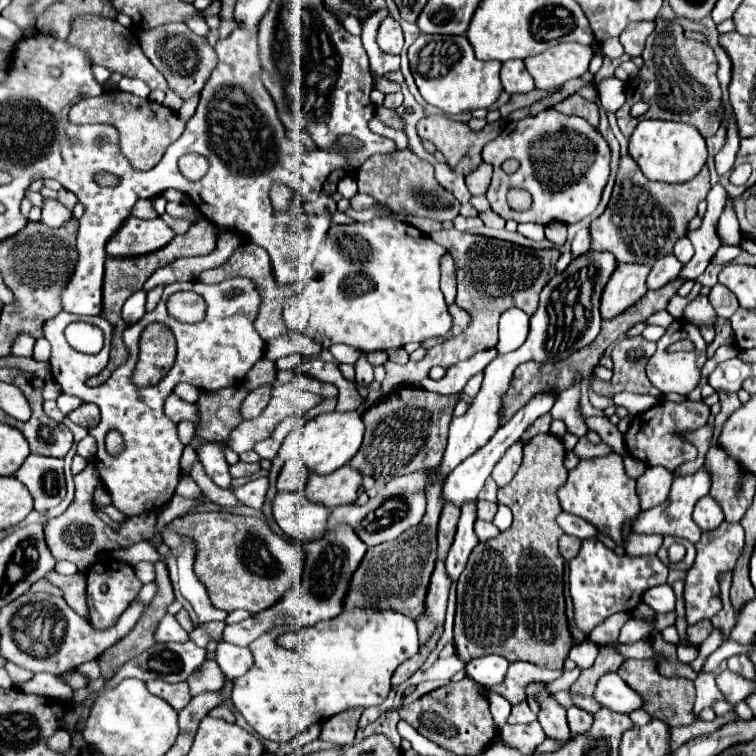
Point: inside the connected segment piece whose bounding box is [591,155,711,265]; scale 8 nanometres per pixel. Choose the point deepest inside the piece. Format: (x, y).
(644, 219)

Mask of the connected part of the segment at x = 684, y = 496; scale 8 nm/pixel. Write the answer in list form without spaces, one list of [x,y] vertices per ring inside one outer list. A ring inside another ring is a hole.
[[[703,467],[695,475],[675,477],[669,499],[665,503],[661,503],[661,505],[649,509],[649,511],[643,511],[639,515],[639,519],[635,521],[635,525],[633,525],[635,531],[637,533],[657,533],[657,535],[663,535],[663,537],[671,535],[671,537],[681,537],[681,539],[687,539],[691,543],[697,543],[699,537],[701,537],[701,529],[695,525],[691,513],[693,513],[695,503],[709,493],[709,487],[711,487],[709,475],[707,475],[707,471]]]

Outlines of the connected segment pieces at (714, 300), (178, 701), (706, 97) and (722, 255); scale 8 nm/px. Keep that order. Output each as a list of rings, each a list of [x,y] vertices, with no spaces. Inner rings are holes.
[[[717,283],[715,287],[711,287],[709,303],[713,305],[715,313],[717,313],[719,317],[725,317],[725,319],[729,319],[729,317],[735,313],[735,309],[737,309],[737,299],[735,299],[735,295],[731,295],[729,289],[725,289],[721,283]]]
[[[155,679],[155,681],[147,681],[147,689],[149,689],[153,695],[165,699],[175,711],[185,709],[185,707],[189,705],[189,701],[191,701],[191,693],[189,693],[189,689],[187,689],[187,683],[175,683],[175,685],[173,685],[173,683]]]
[[[657,21],[657,27],[653,35],[647,39],[647,45],[643,49],[643,61],[645,65],[641,67],[639,77],[627,81],[627,101],[625,105],[617,111],[617,121],[619,129],[625,137],[631,137],[633,129],[641,121],[641,117],[647,119],[669,119],[669,121],[681,121],[681,123],[691,123],[703,137],[715,135],[719,129],[719,121],[709,117],[709,111],[713,105],[719,103],[721,99],[721,89],[719,81],[715,77],[717,63],[711,47],[707,47],[701,41],[687,39],[683,35],[683,29],[677,23],[665,23]],[[645,101],[649,105],[647,113],[641,117],[631,117],[629,111],[633,103]]]
[[[723,245],[723,247],[719,247],[719,251],[715,253],[715,257],[711,259],[713,263],[719,263],[719,265],[725,265],[725,263],[729,263],[729,261],[733,261],[737,255],[741,255],[741,253],[745,253],[745,249],[741,247],[741,245]]]

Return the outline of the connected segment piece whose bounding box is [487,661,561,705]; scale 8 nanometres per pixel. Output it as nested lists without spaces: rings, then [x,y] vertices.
[[[515,661],[515,663],[509,665],[505,681],[501,681],[499,685],[493,685],[487,691],[503,695],[505,699],[509,699],[515,705],[515,703],[523,701],[527,683],[531,683],[531,681],[545,681],[545,683],[549,683],[549,681],[555,681],[559,675],[561,675],[561,671],[543,669],[543,667],[531,665],[527,661]]]

